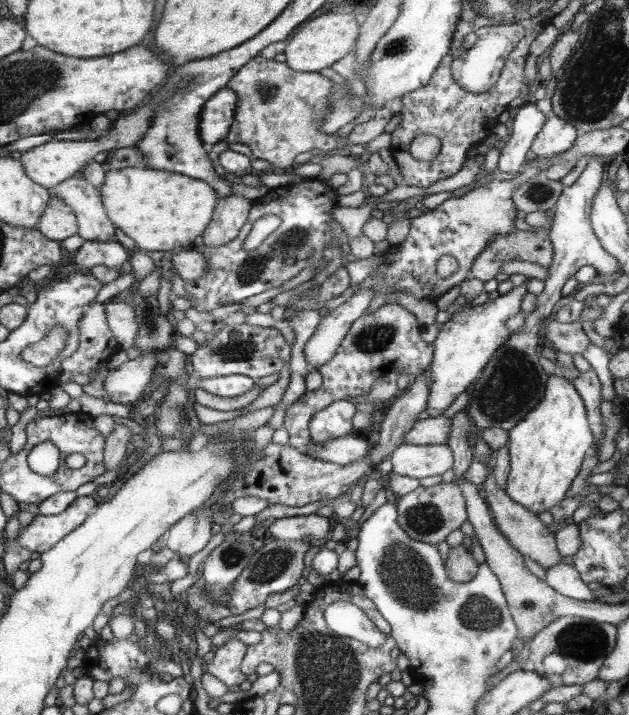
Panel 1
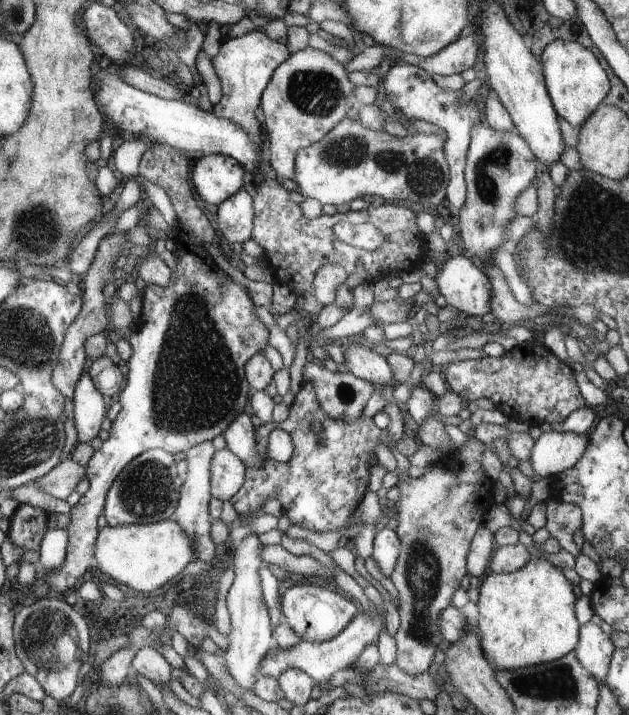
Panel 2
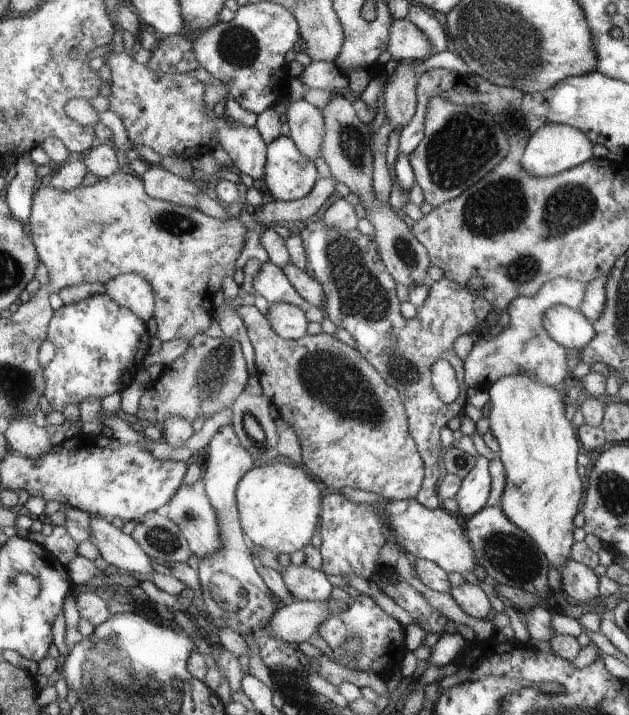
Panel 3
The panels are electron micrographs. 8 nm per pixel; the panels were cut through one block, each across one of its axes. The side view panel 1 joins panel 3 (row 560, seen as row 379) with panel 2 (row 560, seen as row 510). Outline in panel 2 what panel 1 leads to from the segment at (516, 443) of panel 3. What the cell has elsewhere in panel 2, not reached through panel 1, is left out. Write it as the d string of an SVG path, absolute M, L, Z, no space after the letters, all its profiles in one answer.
M532 557L527 565L511 573L489 572L480 582L478 628L481 649L495 672L524 669L560 660L578 644L578 620L574 616L576 594L556 564L544 557Z

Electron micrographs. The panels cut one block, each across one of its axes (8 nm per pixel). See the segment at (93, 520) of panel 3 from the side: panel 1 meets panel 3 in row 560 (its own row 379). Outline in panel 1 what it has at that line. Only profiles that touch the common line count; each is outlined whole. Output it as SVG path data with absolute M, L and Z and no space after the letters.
M162 352L144 353L110 369L104 389L112 403L132 406L145 397L153 372L159 366L157 353Z

